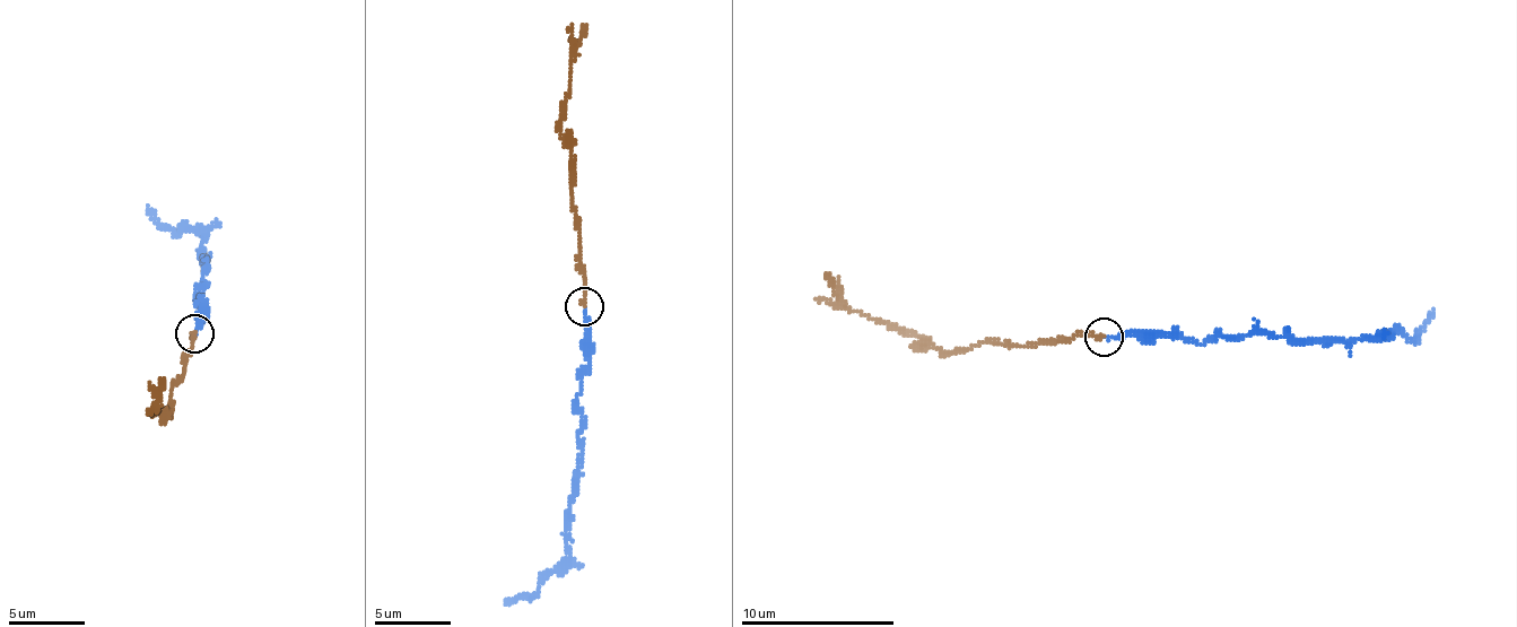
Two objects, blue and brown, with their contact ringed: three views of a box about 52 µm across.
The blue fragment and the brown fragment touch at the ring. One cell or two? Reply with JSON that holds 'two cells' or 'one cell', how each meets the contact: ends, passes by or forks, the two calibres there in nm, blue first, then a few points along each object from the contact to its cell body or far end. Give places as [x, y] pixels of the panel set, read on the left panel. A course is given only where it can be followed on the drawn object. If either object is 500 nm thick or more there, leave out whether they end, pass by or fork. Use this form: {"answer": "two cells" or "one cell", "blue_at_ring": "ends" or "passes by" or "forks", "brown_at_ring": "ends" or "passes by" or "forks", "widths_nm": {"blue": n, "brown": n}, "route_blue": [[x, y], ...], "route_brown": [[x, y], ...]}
{"answer": "one cell", "blue_at_ring": "ends", "brown_at_ring": "ends", "widths_nm": {"blue": 150, "brown": 200}, "route_blue": [[195, 332], [206, 304], [198, 304], [208, 266], [200, 250], [207, 237], [186, 229], [165, 229], [147, 205]], "route_brown": [[195, 332], [183, 374], [172, 390], [166, 416], [154, 409], [164, 380]]}

